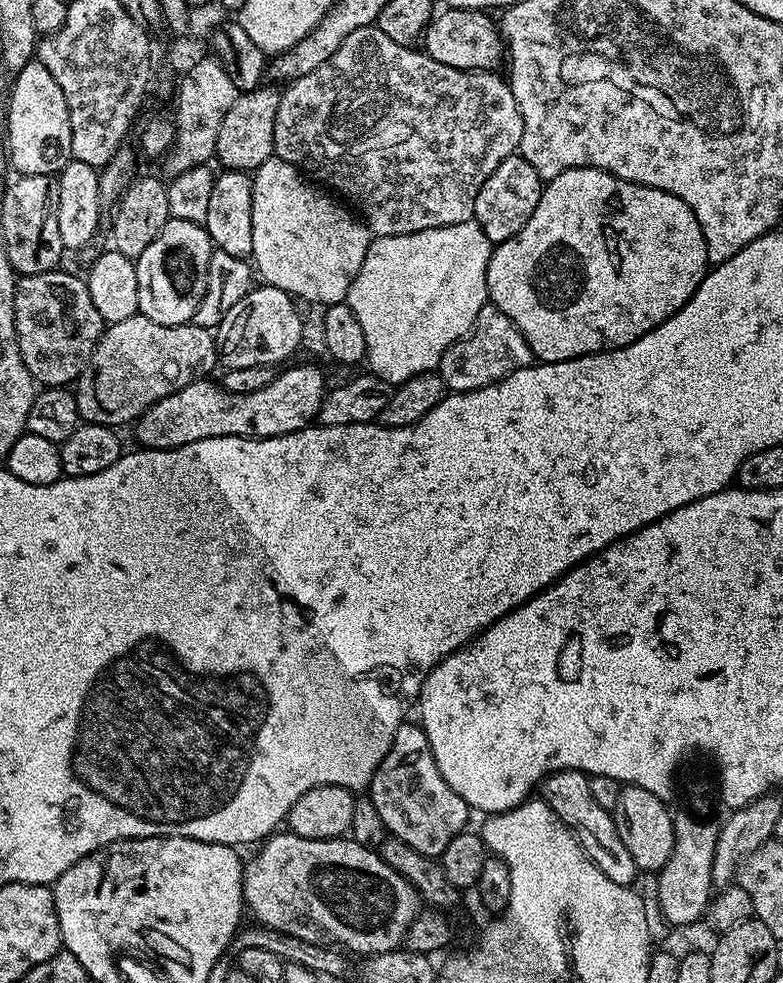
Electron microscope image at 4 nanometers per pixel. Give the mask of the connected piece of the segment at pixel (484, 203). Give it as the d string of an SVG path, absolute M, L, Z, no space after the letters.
M524 155L507 156L498 166L498 170L494 170L490 178L486 178L482 190L478 190L478 198L474 202L475 223L479 224L494 246L506 242L514 238L514 234L518 234L522 226L526 226L530 214L534 214L534 206L538 206L541 191L542 181L538 170L534 170L530 162L526 162Z

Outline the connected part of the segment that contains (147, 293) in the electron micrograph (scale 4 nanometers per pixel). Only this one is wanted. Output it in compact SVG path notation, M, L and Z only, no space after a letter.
M168 219L166 226L162 226L162 234L158 234L158 238L154 238L154 242L150 242L150 246L146 246L146 250L142 250L142 254L135 257L134 260L136 273L138 274L138 306L140 307L139 315L150 318L162 326L178 326L179 324L186 324L195 321L196 311L202 302L202 294L206 294L206 270L210 266L210 254L213 250L214 245L203 224L186 222L185 220Z

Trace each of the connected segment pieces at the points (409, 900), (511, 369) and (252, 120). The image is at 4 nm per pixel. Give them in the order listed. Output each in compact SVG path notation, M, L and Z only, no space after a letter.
M280 830L267 837L259 848L260 853L244 865L244 903L247 911L252 911L251 919L257 925L310 943L337 940L332 942L341 949L367 958L397 951L405 943L414 918L422 911L416 887L398 870L391 868L379 851L351 838L311 840Z
M489 302L478 310L472 331L464 339L450 345L446 354L442 354L438 371L449 393L473 392L529 367L533 360L530 346L518 326L514 326L514 322L510 322L510 318L506 318L496 304Z
M267 86L239 93L218 129L214 160L221 164L221 169L252 174L274 155L274 118L279 101L280 92Z

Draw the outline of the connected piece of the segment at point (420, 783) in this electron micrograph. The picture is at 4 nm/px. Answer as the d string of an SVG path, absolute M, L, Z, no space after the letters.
M416 722L404 723L398 730L398 734L394 734L394 742L390 746L386 758L380 760L380 765L373 774L370 799L374 808L378 810L378 815L382 818L387 831L406 846L414 846L414 850L418 850L418 854L439 858L446 850L446 846L450 846L450 842L454 842L458 833L469 827L468 803L458 794L454 794L454 790L450 790L450 786L446 784L446 778L442 778L442 774L438 770L438 762L434 762L434 750L430 748L430 738Z

